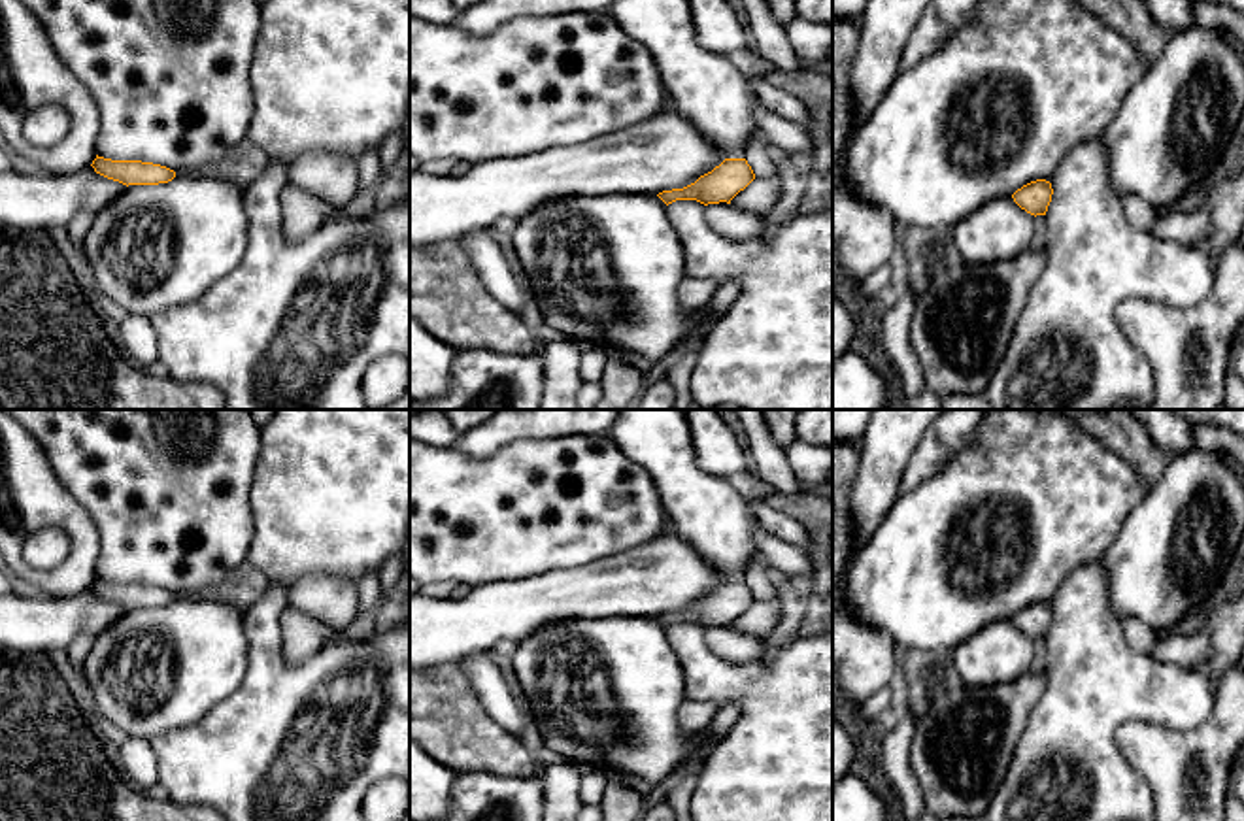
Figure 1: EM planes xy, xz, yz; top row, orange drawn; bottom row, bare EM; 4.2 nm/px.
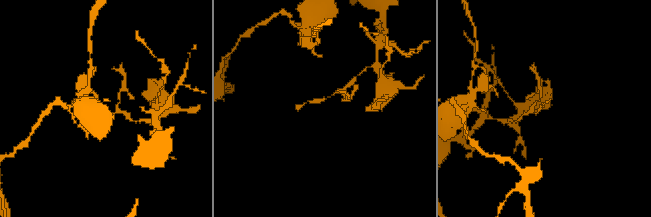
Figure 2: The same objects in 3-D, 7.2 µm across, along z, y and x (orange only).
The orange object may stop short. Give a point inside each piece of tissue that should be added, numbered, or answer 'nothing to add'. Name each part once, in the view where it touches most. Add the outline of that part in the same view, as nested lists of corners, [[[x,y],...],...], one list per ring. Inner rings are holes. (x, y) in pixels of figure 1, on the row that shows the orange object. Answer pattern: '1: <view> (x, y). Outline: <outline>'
nothing to add

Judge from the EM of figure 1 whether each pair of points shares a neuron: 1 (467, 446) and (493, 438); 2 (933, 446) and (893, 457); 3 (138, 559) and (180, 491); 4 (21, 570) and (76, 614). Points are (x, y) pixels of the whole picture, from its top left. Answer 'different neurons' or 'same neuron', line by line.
1: same neuron
2: different neurons
3: same neuron
4: different neurons

